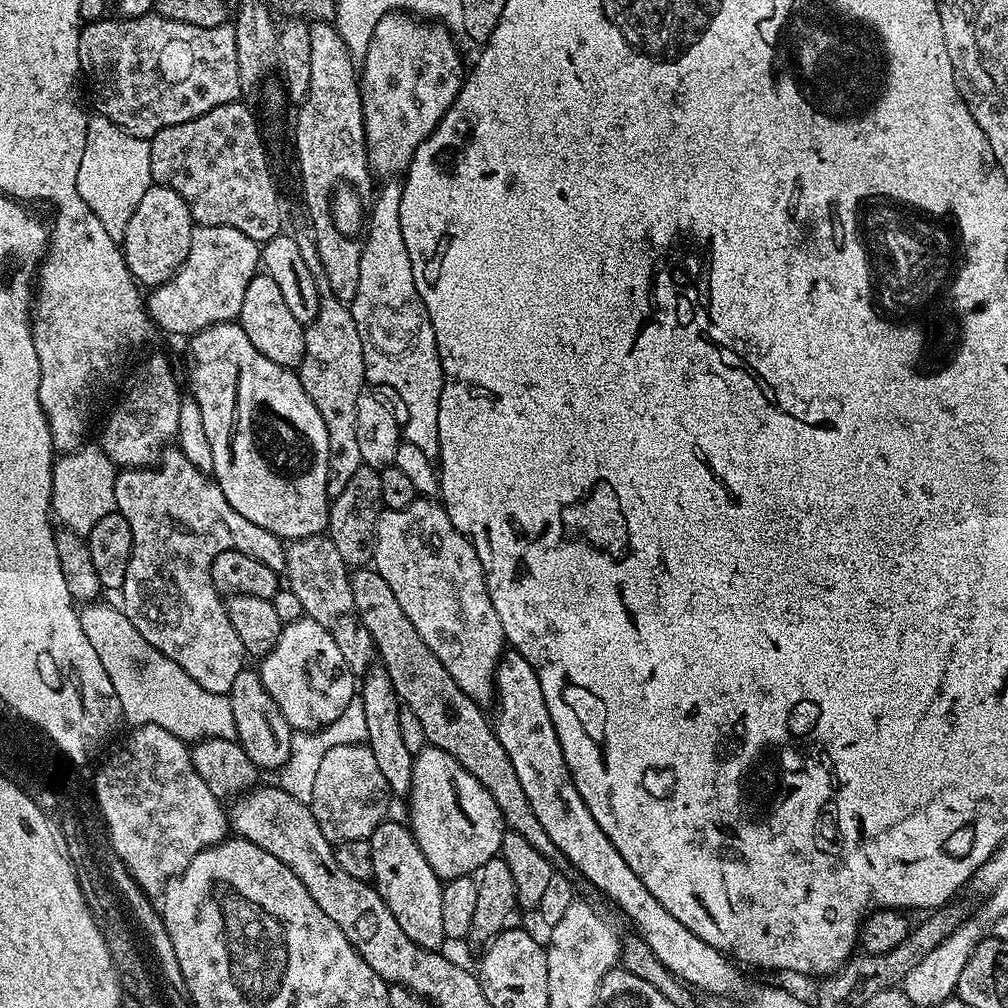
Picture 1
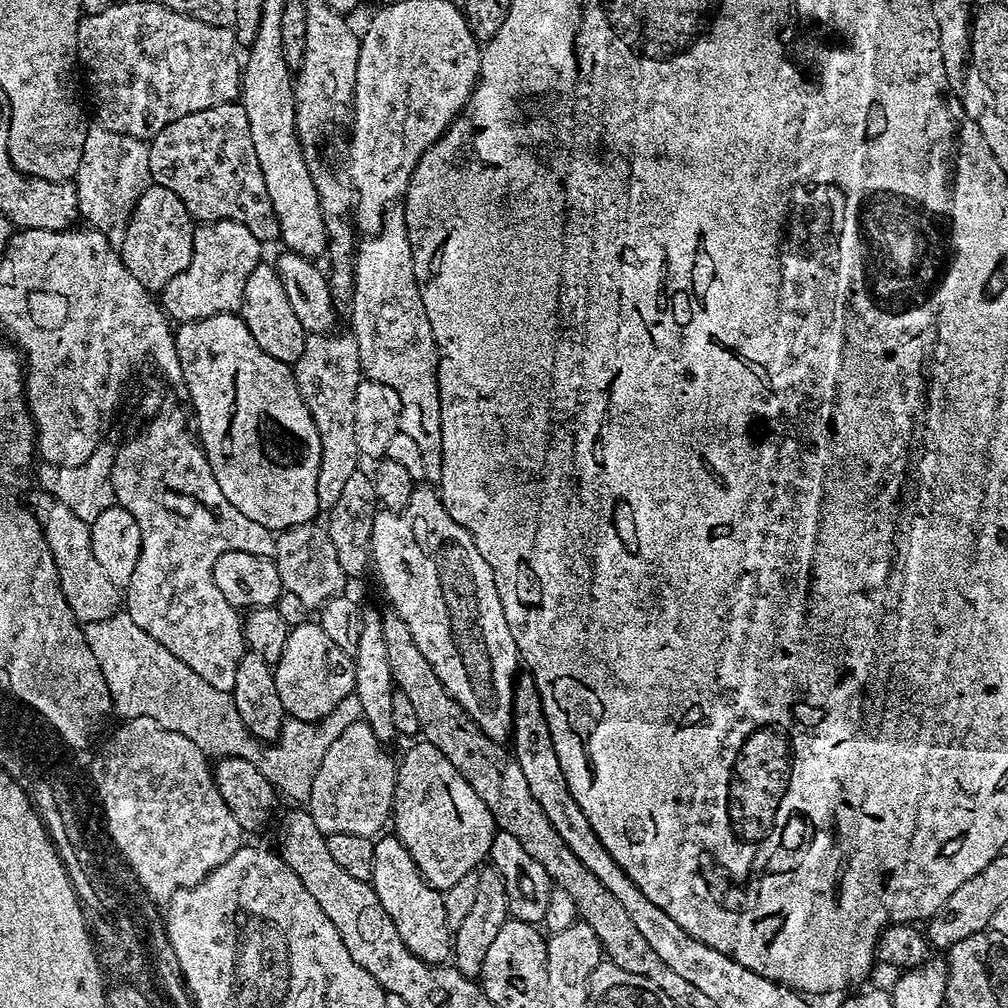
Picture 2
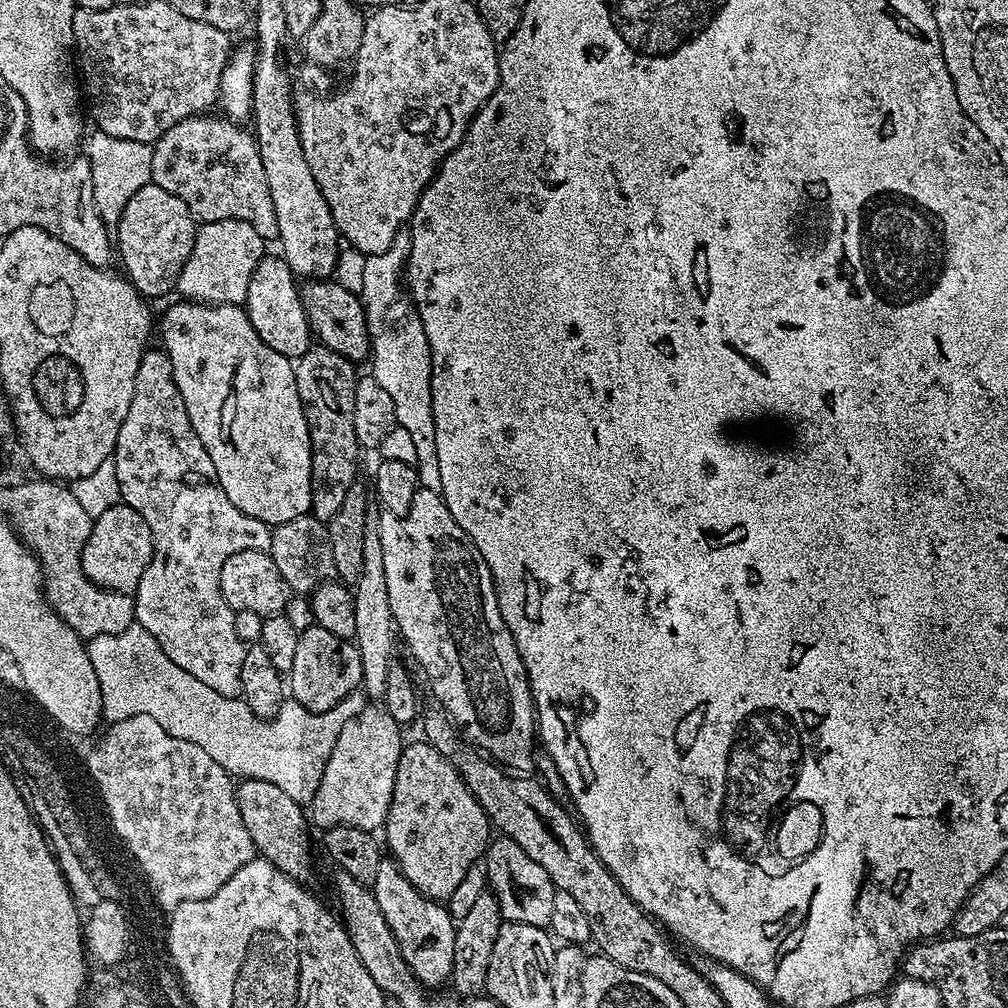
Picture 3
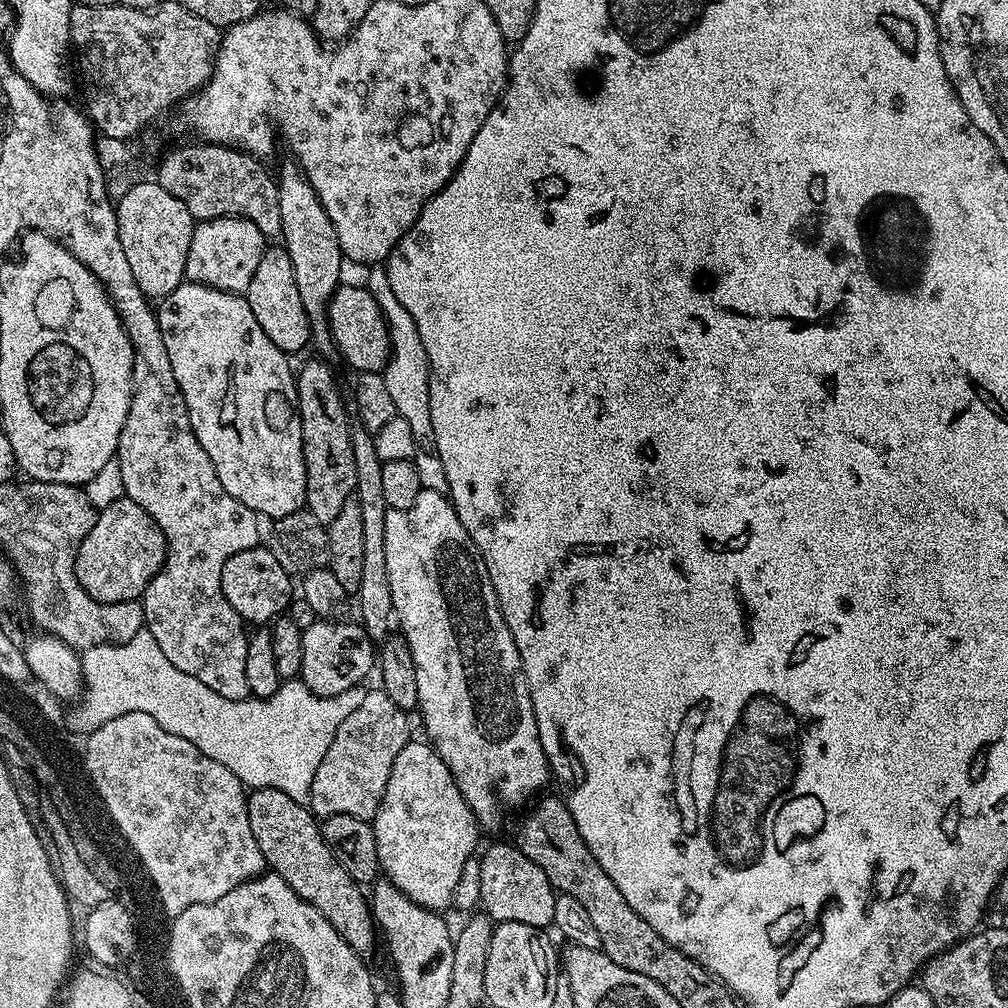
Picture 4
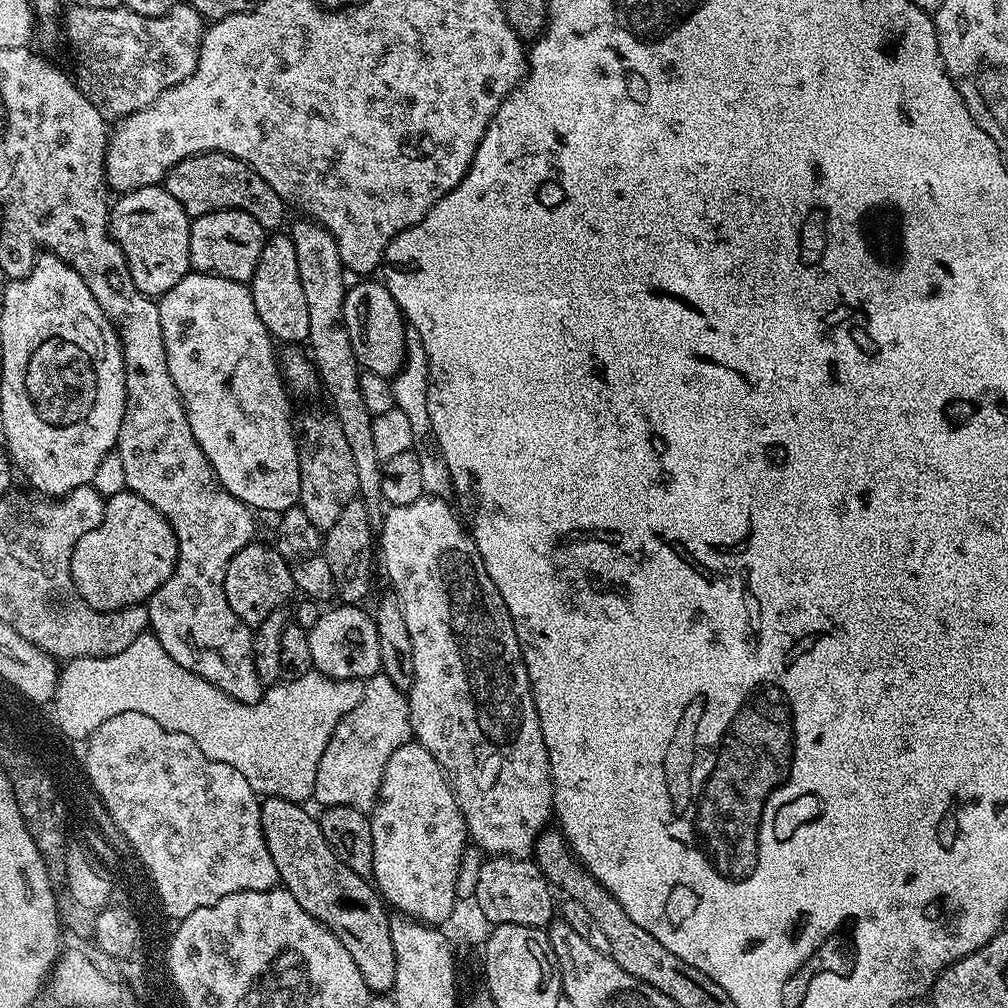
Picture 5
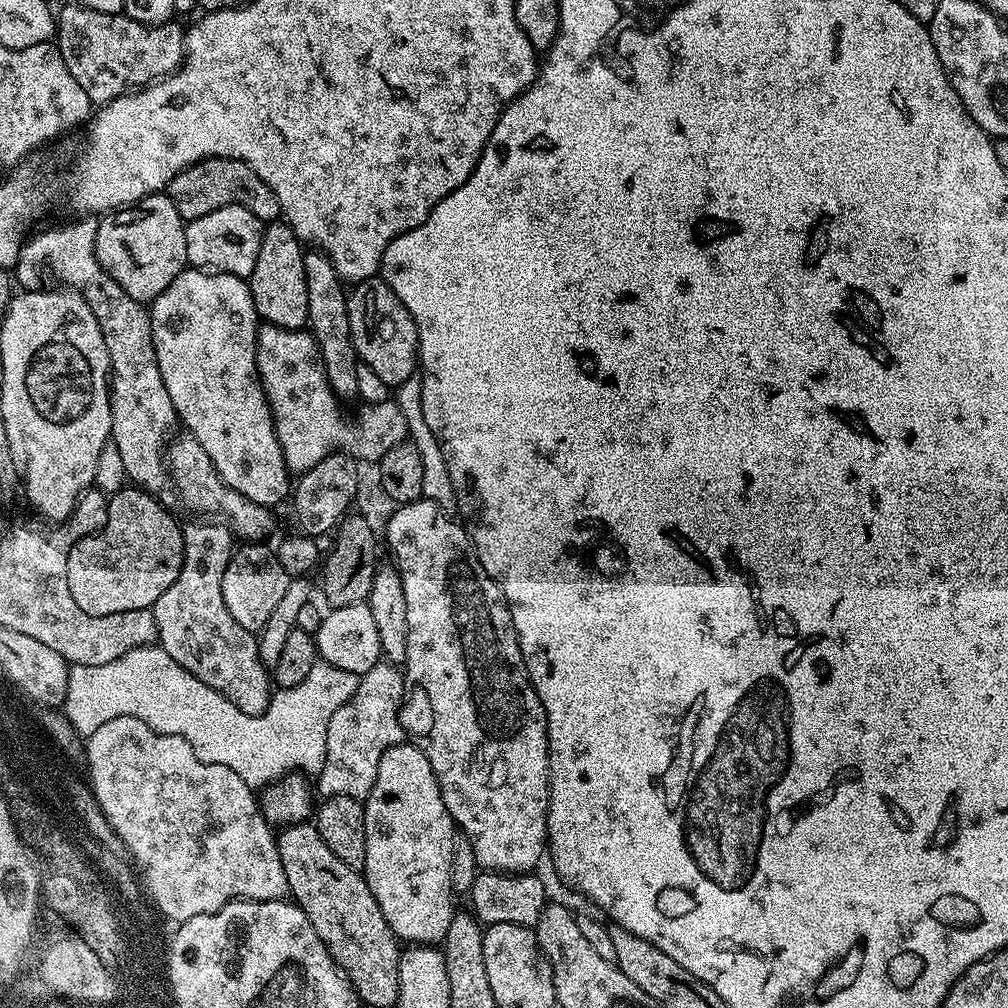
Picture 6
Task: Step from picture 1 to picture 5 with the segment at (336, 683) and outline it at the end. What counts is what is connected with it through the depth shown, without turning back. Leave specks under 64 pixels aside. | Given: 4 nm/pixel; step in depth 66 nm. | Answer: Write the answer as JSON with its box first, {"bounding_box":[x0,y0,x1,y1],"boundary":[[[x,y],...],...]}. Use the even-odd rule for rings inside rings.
{"bounding_box":[307,606,380,682],"boundary":[[[339,606],[321,611],[318,622],[307,629],[310,658],[315,671],[332,680],[359,680],[364,682],[380,672],[378,658],[378,630],[375,619],[360,606]]]}

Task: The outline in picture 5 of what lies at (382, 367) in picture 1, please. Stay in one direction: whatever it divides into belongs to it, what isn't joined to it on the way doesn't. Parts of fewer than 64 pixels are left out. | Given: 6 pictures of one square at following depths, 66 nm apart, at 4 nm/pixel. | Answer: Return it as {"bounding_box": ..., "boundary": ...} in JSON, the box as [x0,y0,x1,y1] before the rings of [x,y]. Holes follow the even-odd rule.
{"bounding_box":[391,330,454,501],"boundary":[[[408,330],[404,334],[406,351],[404,354],[404,365],[401,366],[398,375],[391,377],[392,389],[394,390],[394,402],[406,419],[410,421],[412,431],[412,442],[418,463],[422,469],[422,486],[429,496],[437,496],[443,500],[451,501],[454,493],[452,491],[452,475],[450,466],[446,466],[446,458],[436,445],[436,436],[430,426],[430,410],[428,409],[428,355],[422,346],[422,342],[416,337],[415,332]]]}

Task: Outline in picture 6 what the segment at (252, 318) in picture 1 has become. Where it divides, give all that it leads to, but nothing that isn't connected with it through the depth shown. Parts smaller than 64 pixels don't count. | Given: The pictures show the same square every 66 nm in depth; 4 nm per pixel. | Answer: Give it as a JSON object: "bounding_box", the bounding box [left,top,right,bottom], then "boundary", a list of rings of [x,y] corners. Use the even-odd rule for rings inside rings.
{"bounding_box":[247,222,308,330],"boundary":[[[272,222],[262,231],[262,242],[258,246],[258,262],[254,262],[252,275],[247,277],[248,288],[252,291],[252,301],[256,315],[263,323],[279,328],[300,330],[308,322],[308,291],[306,290],[306,266],[304,265],[305,245],[294,234],[286,222]]]}

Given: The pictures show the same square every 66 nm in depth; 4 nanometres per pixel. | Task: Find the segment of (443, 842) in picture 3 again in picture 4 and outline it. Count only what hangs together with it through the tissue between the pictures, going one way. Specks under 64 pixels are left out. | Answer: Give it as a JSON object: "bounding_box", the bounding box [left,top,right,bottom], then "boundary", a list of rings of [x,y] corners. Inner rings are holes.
{"bounding_box":[371,742,482,912],"boundary":[[[409,742],[399,750],[371,826],[378,846],[380,872],[406,898],[432,912],[440,912],[453,903],[462,866],[474,856],[482,832],[446,762],[442,762],[431,743],[423,743]],[[386,812],[398,814],[402,829]]]}

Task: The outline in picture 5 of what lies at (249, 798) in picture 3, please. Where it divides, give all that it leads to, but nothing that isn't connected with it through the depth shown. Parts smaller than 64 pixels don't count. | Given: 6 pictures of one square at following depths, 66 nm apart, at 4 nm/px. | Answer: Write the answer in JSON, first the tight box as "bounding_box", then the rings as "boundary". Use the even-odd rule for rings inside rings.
{"bounding_box":[260,796,396,994],"boundary":[[[269,796],[261,799],[260,802],[260,822],[262,834],[266,840],[266,850],[270,850],[270,858],[274,858],[274,866],[280,875],[279,883],[290,894],[294,894],[294,902],[298,902],[298,906],[302,906],[302,910],[306,910],[306,914],[314,917],[319,924],[326,926],[334,934],[334,938],[338,938],[338,942],[342,942],[342,946],[350,952],[351,958],[354,959],[354,964],[358,967],[358,972],[361,974],[363,981],[366,982],[369,991],[374,994],[386,994],[392,989],[394,982],[394,970],[396,969],[396,959],[394,958],[393,943],[390,942],[390,930],[388,926],[389,911],[386,909],[385,901],[380,893],[365,877],[354,874],[354,870],[350,870],[350,866],[346,866],[346,862],[342,862],[338,858],[338,854],[334,854],[334,850],[330,850],[330,846],[326,842],[326,838],[322,838],[322,830],[320,829],[320,821],[315,815],[311,816],[307,812],[307,807],[304,804],[295,804],[289,800],[284,800],[280,796]]]}

